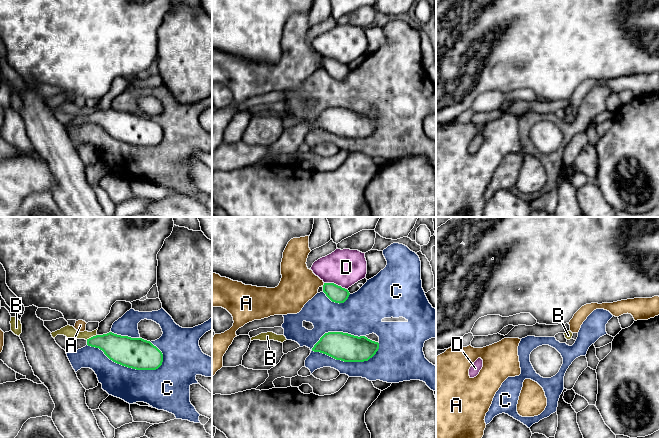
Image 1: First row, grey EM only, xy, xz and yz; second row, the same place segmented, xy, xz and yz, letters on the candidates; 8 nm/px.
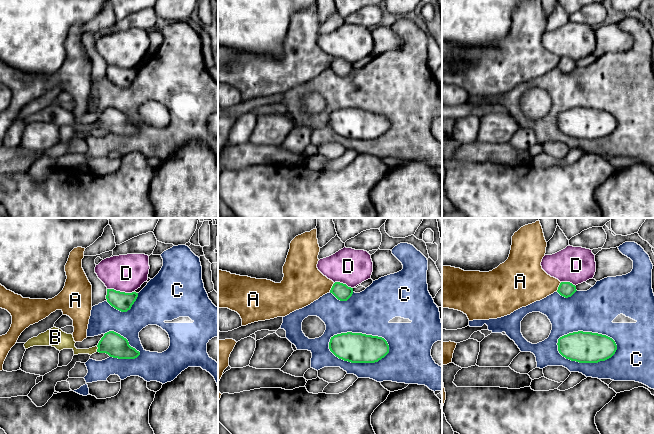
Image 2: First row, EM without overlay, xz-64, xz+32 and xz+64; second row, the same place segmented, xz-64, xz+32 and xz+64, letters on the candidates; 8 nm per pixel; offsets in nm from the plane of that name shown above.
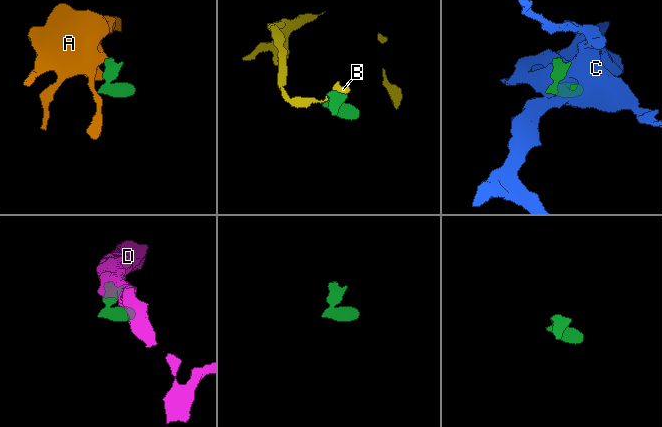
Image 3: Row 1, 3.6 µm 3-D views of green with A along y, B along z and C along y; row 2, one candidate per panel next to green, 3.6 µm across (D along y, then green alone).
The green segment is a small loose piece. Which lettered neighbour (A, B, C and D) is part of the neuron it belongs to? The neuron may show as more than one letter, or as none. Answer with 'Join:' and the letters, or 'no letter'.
Join: no letter

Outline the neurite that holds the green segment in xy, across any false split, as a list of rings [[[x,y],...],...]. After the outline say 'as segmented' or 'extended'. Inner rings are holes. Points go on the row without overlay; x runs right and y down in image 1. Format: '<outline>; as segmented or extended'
[[[109,108],[87,116],[77,115],[68,126],[78,126],[86,121],[99,124],[113,138],[136,146],[156,146],[163,138],[162,128],[150,117]]]; extended

